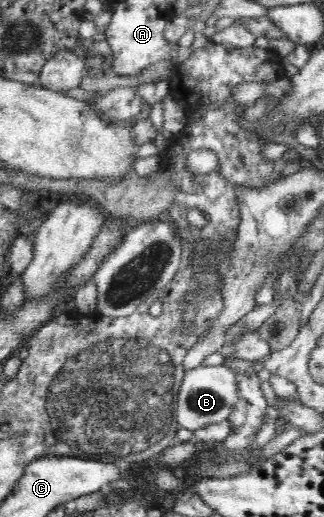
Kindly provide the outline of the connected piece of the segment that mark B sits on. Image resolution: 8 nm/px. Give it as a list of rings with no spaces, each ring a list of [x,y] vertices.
[[[225,364],[221,366],[202,366],[184,373],[182,384],[177,394],[176,410],[174,417],[179,427],[197,431],[212,424],[219,424],[235,412],[239,404],[239,379],[237,371],[229,369]]]

